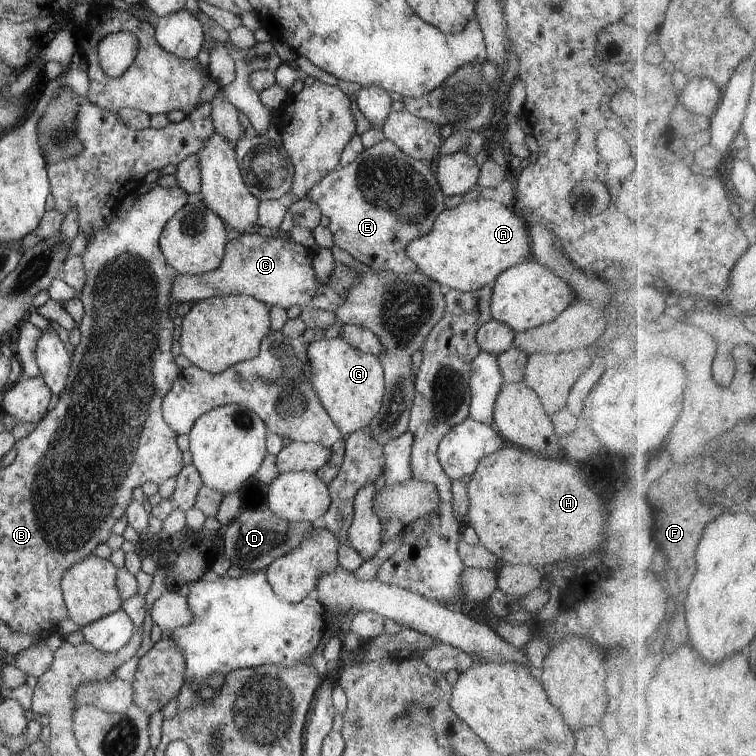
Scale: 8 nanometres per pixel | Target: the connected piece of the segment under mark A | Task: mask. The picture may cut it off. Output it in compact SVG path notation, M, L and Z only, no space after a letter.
M492 199L465 201L455 208L444 209L434 221L432 230L410 241L406 252L422 272L440 286L450 286L460 292L474 292L486 284L493 284L496 277L514 265L532 259L528 225L516 209L506 208Z

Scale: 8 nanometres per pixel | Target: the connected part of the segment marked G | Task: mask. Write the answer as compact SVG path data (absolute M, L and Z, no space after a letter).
M342 337L333 339L322 339L310 343L307 348L307 359L310 361L309 371L311 385L322 403L328 416L340 429L342 436L356 432L361 428L367 427L370 421L380 412L385 393L384 369L381 360L373 354L368 354L350 346L349 342Z

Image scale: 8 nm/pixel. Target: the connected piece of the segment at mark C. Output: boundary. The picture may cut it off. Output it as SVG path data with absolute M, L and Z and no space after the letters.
M246 232L225 244L225 253L217 269L201 275L175 274L171 295L180 302L196 302L222 295L248 295L269 307L278 305L289 309L298 305L302 309L308 307L335 312L358 280L359 272L356 269L335 261L330 278L321 283L315 275L313 252L309 248L290 237L265 237Z

